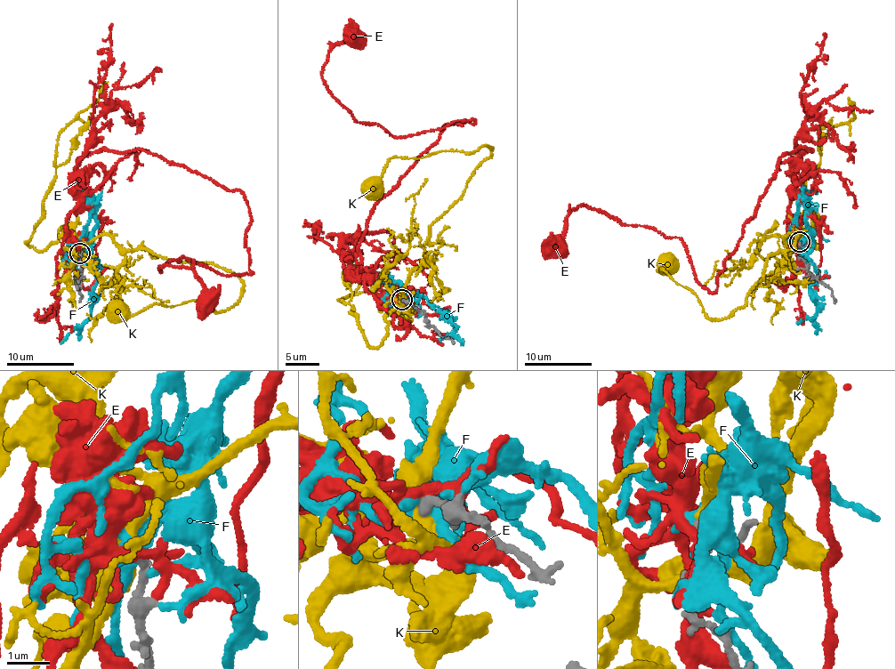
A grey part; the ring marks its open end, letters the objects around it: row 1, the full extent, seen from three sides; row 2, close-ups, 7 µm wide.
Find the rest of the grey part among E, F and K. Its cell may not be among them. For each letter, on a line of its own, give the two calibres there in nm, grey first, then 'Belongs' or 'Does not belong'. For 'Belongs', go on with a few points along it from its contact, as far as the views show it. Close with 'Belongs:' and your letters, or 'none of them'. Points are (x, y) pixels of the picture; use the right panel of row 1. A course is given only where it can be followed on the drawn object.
E: Thickness 170 nm (grey) against 240 nm. Does not belong
F: Thickness 190 nm (grey) against 240 nm. Does not belong
K: Thickness 160 nm (grey) against 240 nm. Belongs. Its course: (802, 241), (801, 231), (789, 251), (770, 255), (745, 304), (716, 320), (661, 268), (671, 270), (674, 259)
Belongs: K

